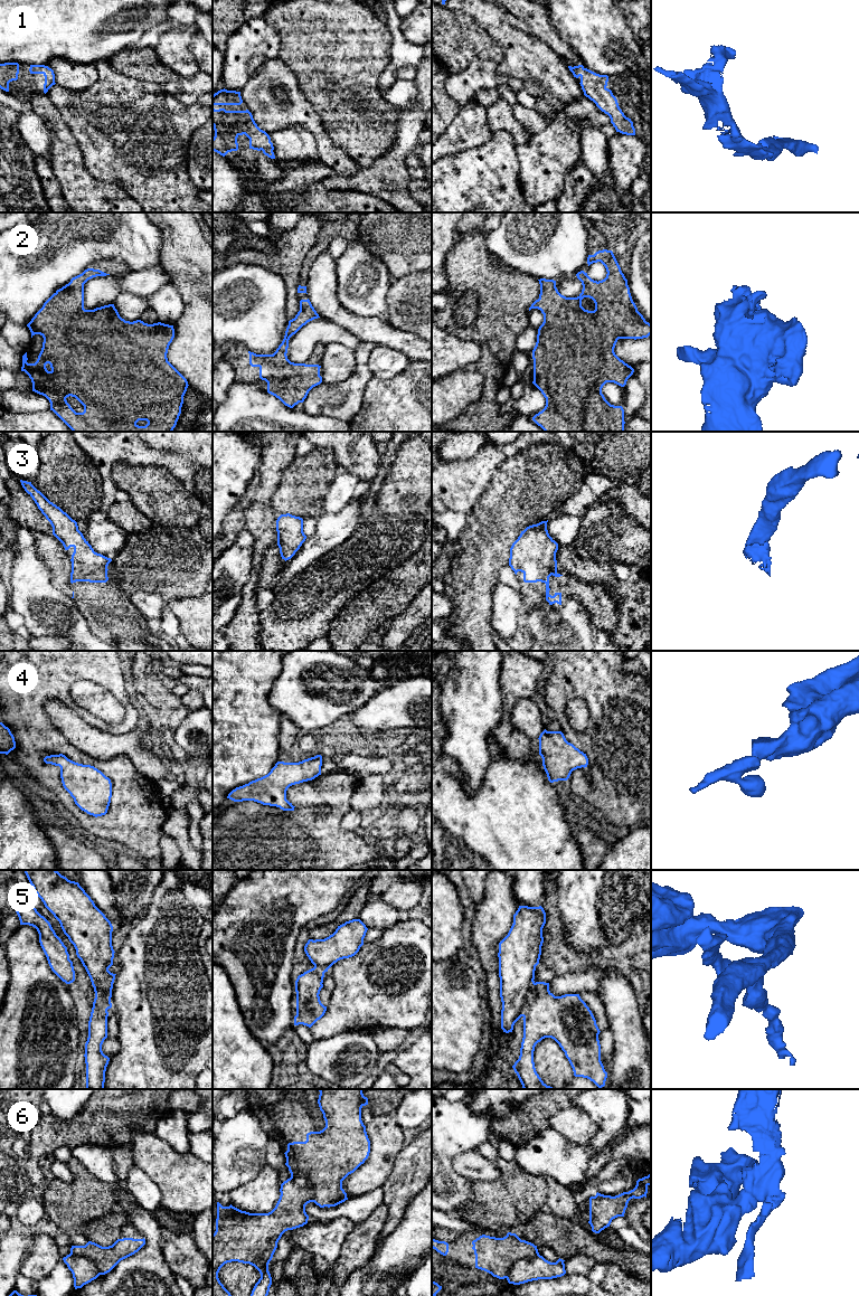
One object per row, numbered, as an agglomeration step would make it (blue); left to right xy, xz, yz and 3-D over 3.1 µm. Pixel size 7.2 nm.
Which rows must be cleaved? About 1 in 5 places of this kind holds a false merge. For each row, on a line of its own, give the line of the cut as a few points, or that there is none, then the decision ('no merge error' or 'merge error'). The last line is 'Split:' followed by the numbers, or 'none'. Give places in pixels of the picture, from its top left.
1: no cut | no merge error
2: no cut | no merge error
3: no cut | no merge error
4: no cut | no merge error
5: yz (534, 982), (531, 996), (522, 1015) | merge error
6: xz (291, 1176), (304, 1175), (308, 1179), (313, 1201) | merge error
Split: 5, 6

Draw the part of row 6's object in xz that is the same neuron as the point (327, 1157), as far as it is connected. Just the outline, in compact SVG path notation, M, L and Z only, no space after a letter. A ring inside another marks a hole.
M319 1089L319 1091L318 1104L325 1127L320 1132L308 1133L305 1142L289 1143L284 1154L291 1177L305 1175L313 1191L313 1202L320 1208L330 1208L348 1200L342 1181L369 1156L370 1141L361 1120L361 1108L368 1105L368 1098L364 1096L362 1089Z

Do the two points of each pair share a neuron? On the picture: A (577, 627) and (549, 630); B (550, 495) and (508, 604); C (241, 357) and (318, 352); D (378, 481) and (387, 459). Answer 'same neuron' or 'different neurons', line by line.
A: same neuron
B: different neurons
C: same neuron
D: same neuron

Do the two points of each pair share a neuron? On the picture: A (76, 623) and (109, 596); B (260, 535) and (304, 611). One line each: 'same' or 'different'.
A: different
B: different

